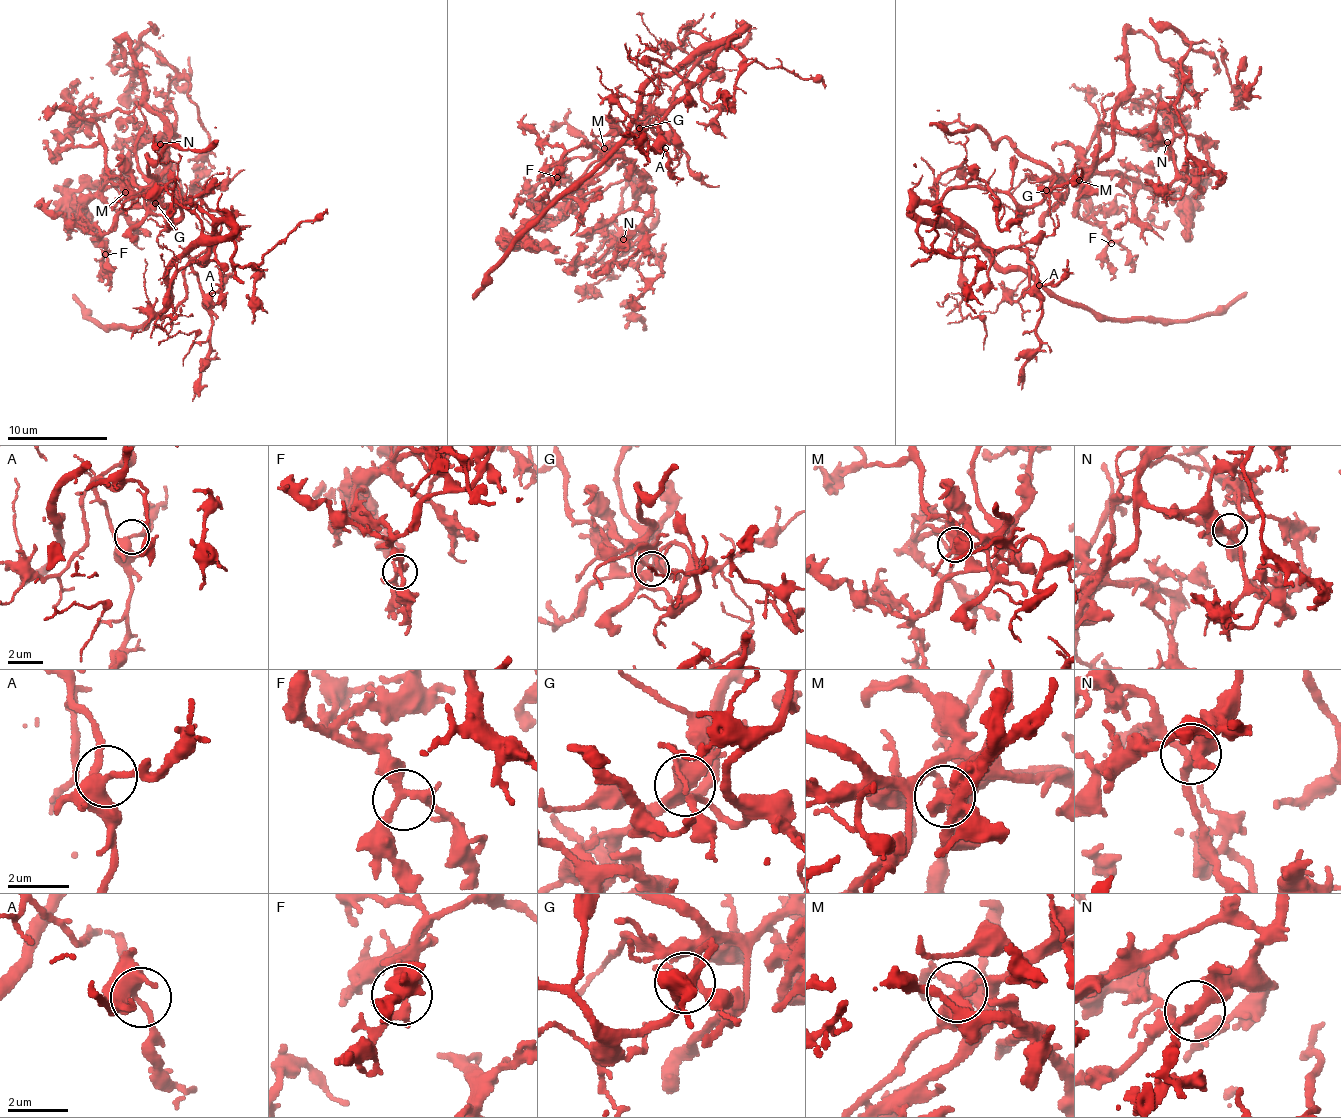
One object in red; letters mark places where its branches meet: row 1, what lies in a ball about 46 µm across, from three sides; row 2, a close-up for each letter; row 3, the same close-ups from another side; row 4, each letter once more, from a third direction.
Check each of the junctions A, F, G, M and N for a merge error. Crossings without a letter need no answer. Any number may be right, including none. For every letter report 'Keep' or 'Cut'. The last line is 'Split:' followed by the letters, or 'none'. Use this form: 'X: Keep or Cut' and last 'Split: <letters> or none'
A: Keep
F: Keep
G: Cut
M: Cut
N: Keep
Split: G, M

